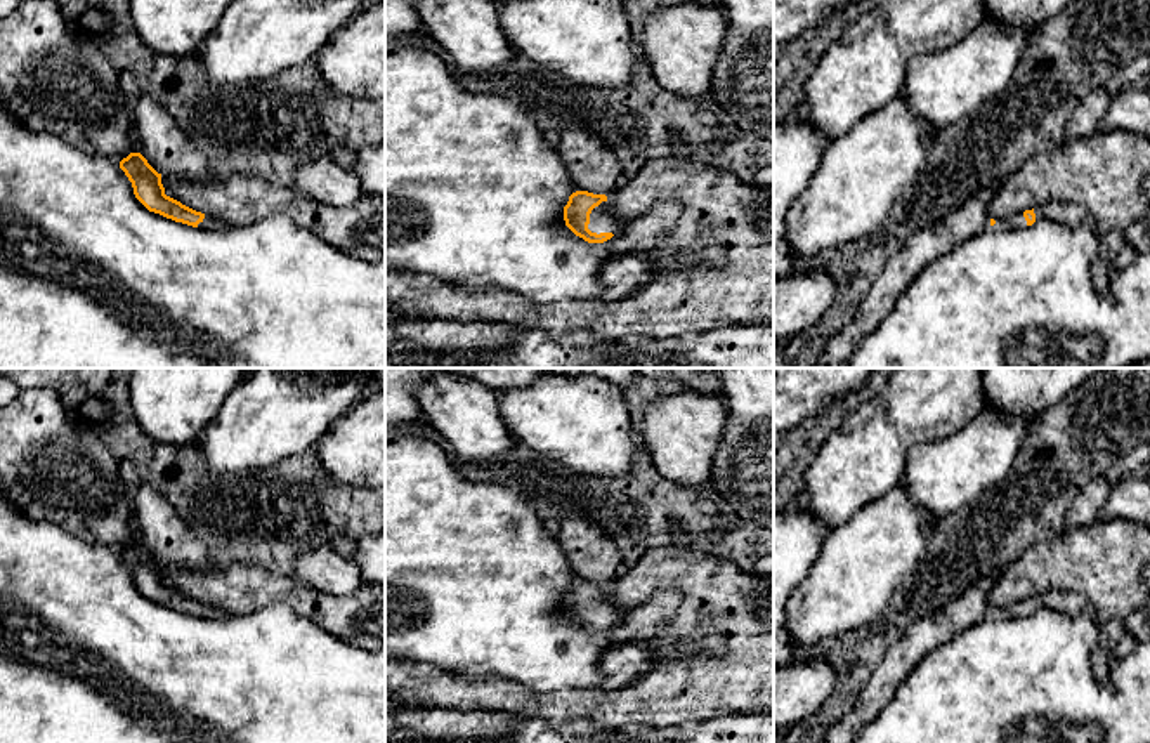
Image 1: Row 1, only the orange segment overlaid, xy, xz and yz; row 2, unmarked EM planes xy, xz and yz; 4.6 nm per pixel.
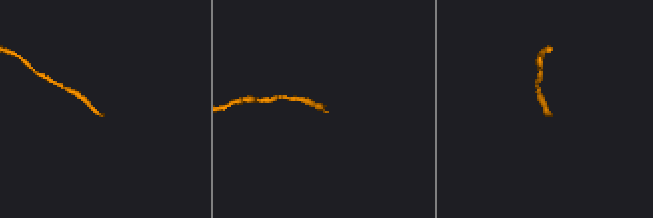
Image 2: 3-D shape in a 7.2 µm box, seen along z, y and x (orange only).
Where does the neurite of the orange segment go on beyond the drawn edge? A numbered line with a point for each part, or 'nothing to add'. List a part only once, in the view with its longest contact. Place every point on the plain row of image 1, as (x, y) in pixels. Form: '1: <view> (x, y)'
1: xz (601, 610)

